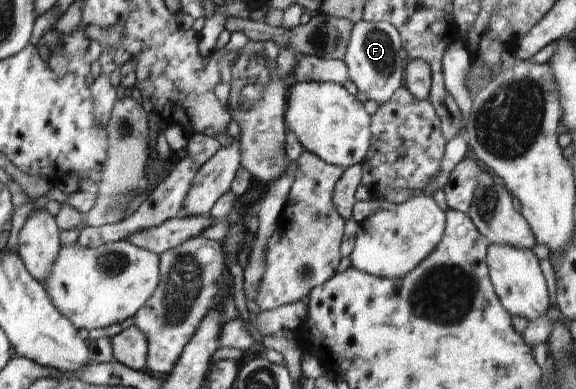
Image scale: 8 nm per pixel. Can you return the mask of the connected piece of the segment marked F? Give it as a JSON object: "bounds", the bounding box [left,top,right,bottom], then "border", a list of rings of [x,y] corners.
{"bounds":[343,19,410,105],"border":[[[362,19],[353,25],[343,60],[349,79],[356,85],[360,95],[364,99],[374,99],[380,105],[386,103],[402,85],[402,75],[410,59],[401,44],[399,31],[391,23]]]}

